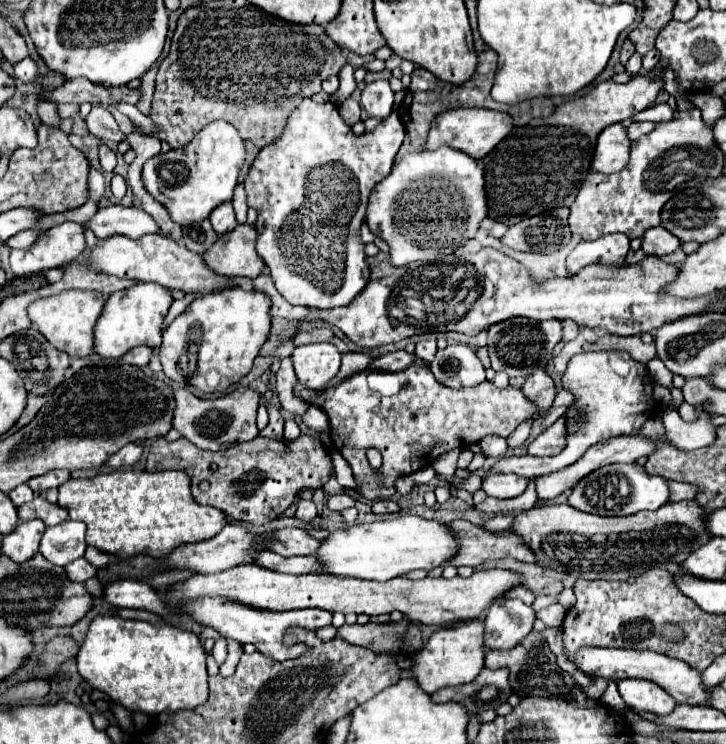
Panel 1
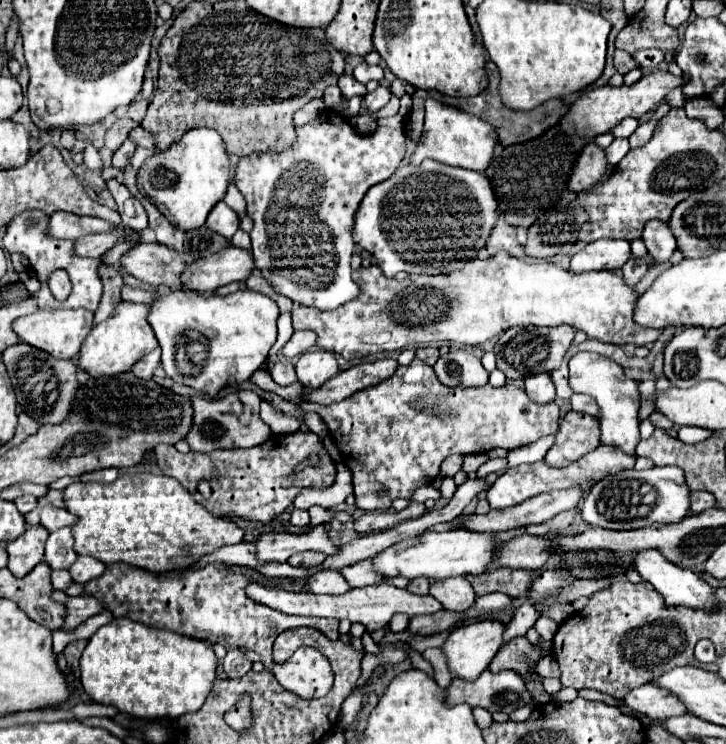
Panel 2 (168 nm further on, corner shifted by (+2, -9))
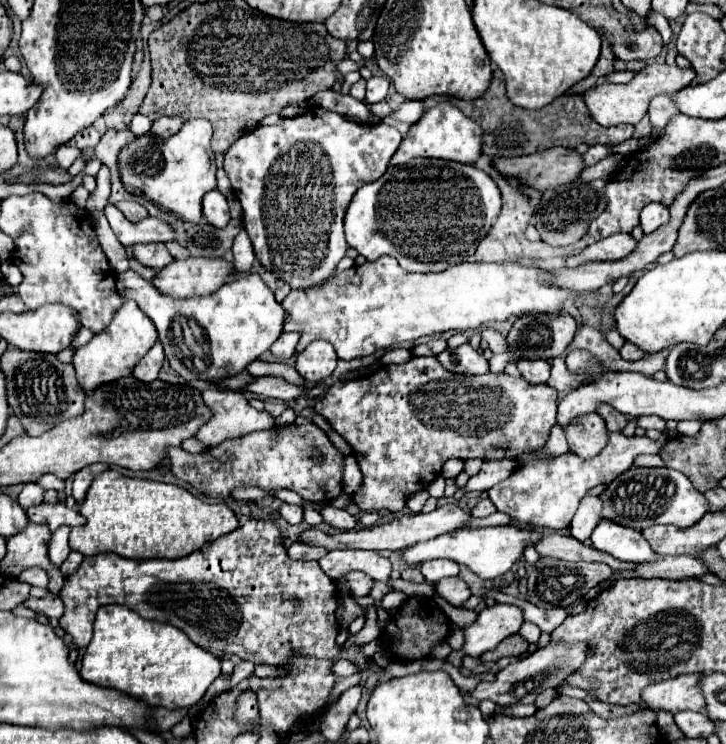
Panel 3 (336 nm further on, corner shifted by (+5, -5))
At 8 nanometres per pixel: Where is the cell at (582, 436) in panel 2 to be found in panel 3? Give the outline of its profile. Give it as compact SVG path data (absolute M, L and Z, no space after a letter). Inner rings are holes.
M598 413L578 417L564 431L566 431L570 453L582 459L590 459L598 455L608 443L608 429Z

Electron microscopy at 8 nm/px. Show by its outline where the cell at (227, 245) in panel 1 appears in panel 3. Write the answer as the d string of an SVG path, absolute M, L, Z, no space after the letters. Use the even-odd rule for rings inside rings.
M188 257L184 261L172 261L162 271L156 273L154 285L164 295L172 297L192 297L192 295L210 295L218 291L224 283L234 277L234 263L222 257Z

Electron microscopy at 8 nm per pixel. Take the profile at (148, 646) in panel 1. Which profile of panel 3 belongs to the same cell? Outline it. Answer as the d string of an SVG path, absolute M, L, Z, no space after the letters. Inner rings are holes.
M106 605L94 621L94 637L82 657L84 681L118 689L146 705L194 707L220 675L220 659L198 647L178 627L142 619L122 605Z

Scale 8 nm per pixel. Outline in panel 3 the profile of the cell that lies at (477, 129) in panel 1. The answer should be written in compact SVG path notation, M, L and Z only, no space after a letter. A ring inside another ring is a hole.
M440 101L436 107L428 109L418 123L414 123L408 131L408 137L398 147L398 153L392 157L390 165L404 165L414 157L434 157L458 163L476 163L482 153L482 127L474 123L474 119L466 119L458 107L450 101Z

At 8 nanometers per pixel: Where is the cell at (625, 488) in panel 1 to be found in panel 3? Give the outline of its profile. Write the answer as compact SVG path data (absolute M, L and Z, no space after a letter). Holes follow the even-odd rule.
M630 467L612 483L606 485L600 495L602 501L602 519L612 523L644 531L650 525L666 523L676 527L692 527L702 515L708 511L708 501L700 491L694 489L690 479L682 475L682 471L666 469L666 467ZM620 483L620 497L618 497Z

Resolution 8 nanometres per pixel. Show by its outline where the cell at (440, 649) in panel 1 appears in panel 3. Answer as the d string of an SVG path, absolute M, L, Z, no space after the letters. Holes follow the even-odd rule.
M500 605L482 609L478 619L462 629L464 633L464 655L480 657L486 651L492 651L504 641L506 637L518 633L520 625L524 623L522 611L516 605Z

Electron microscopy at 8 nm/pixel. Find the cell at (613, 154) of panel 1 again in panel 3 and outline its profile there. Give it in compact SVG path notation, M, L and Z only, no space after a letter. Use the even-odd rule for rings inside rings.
M554 147L526 157L494 159L494 167L508 177L518 177L528 187L546 191L572 183L576 177L580 177L586 165L578 151L566 147Z

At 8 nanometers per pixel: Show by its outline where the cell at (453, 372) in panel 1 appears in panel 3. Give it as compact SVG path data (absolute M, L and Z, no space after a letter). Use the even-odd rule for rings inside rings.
M464 343L456 349L446 349L438 355L438 361L448 371L454 371L458 375L484 375L488 373L488 361L482 353L474 351L470 343Z

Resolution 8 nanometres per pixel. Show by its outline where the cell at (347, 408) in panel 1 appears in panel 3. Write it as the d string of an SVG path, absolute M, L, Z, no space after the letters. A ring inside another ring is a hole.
M412 357L408 363L400 363L400 365L384 365L378 367L378 371L358 377L358 379L350 379L350 381L338 381L334 383L334 393L322 397L322 401L316 401L314 405L316 413L322 413L322 417L332 425L332 429L344 437L348 441L348 445L354 451L354 457L360 465L360 471L364 475L362 485L354 491L354 503L360 507L360 511L378 511L378 509L388 509L392 513L398 513L406 507L406 501L410 495L424 491L438 475L440 469L444 465L446 459L516 459L520 453L528 453L528 451L538 451L544 447L552 425L556 423L556 389L552 389L550 385L530 385L526 383L522 377L510 377L506 373L494 375L494 373L486 373L486 375L456 375L446 371L436 357Z

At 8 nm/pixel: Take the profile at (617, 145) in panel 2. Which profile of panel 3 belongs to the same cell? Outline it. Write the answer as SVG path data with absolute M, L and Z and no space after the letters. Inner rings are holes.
M594 145L588 149L588 153L584 153L584 163L586 165L596 165L598 161L606 159L608 155L614 155L614 151L610 151L608 145Z

